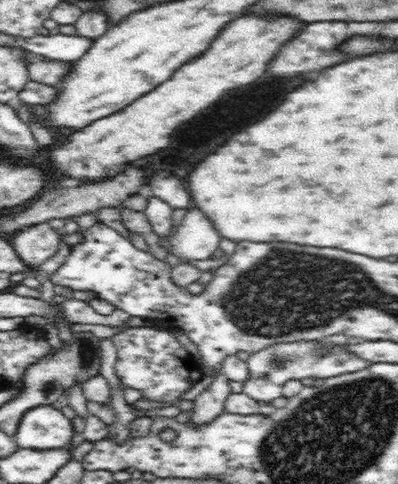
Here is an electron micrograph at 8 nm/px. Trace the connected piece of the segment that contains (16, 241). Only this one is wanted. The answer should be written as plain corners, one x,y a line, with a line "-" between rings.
38,223
10,238
11,245
16,249
24,263
32,268
38,268
48,258
52,258
62,242
63,233
54,229
49,223

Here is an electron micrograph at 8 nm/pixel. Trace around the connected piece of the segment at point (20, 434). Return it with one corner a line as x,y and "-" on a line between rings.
50,405
33,406
18,421
15,439
19,448
56,450
68,447
72,436
70,419

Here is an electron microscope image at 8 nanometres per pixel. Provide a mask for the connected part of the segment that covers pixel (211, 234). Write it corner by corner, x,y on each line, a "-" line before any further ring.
186,212
177,230
169,237
167,254
176,256
182,264
192,260
206,260
218,247
221,238
210,228
208,220
200,212

